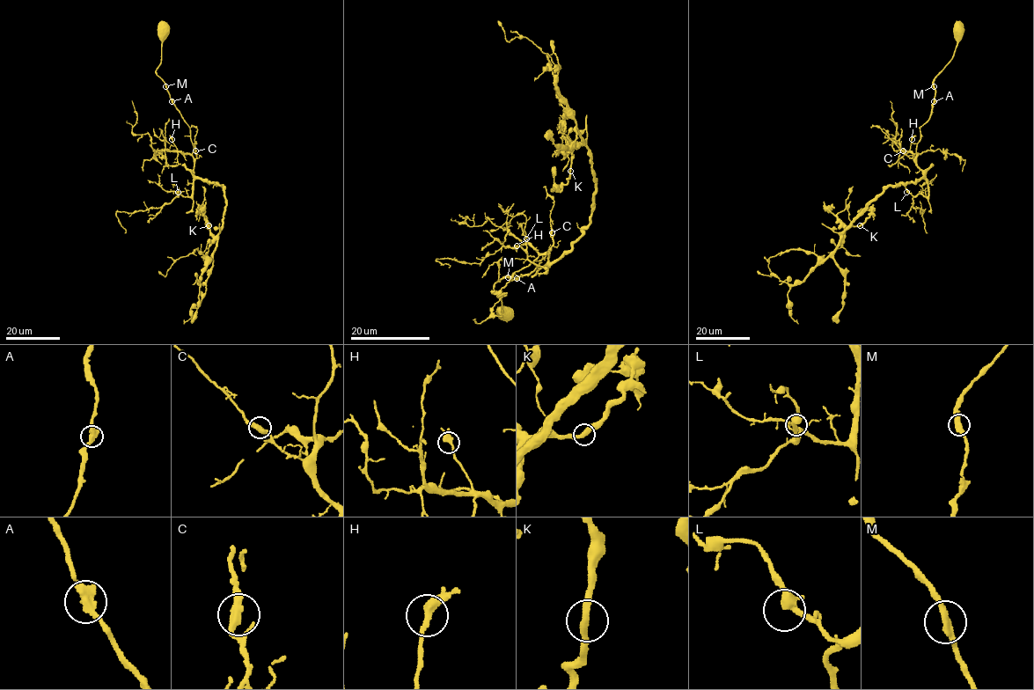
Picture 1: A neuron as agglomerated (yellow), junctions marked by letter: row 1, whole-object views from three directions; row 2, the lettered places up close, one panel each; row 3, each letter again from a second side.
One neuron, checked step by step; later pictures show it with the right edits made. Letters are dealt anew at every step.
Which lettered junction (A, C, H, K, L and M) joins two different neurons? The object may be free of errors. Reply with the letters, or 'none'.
none

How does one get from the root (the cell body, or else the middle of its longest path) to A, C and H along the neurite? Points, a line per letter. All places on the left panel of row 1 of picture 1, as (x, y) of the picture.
A: (163, 30), (162, 59), (156, 73), (165, 84), (172, 101)
C: (163, 30), (162, 59), (156, 73), (165, 84), (172, 101), (189, 128), (194, 158), (195, 150)
H: (163, 30), (162, 59), (156, 73), (165, 84), (172, 101), (189, 128), (193, 151), (180, 153), (172, 139)

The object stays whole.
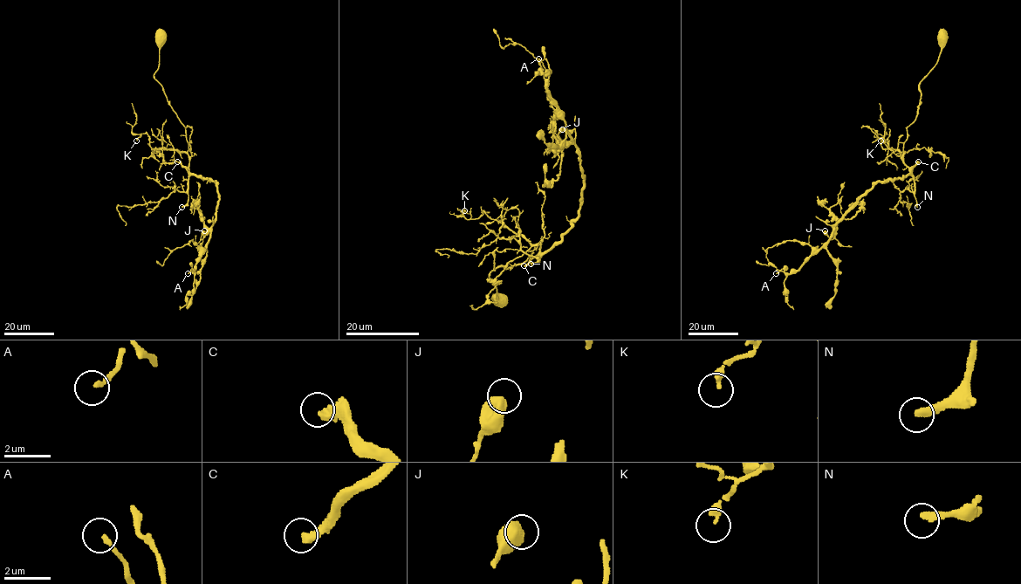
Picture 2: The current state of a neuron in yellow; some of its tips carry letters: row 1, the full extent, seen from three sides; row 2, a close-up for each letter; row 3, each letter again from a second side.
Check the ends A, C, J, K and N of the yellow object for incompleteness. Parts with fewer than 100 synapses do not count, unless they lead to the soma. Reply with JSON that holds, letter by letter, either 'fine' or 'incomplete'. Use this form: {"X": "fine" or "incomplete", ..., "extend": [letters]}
{"A": "fine", "C": "incomplete", "J": "fine", "K": "fine", "N": "fine", "extend": ["C"]}

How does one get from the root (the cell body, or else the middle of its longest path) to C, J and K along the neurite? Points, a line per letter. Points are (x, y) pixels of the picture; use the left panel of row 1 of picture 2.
C: (161, 37), (159, 65), (154, 78), (185, 127), (188, 143), (188, 166), (177, 161)
J: (161, 37), (159, 65), (154, 78), (185, 127), (188, 170), (215, 182), (216, 220), (202, 239), (204, 230)
K: (161, 37), (159, 65), (154, 78), (185, 127), (188, 150), (152, 148), (146, 133), (136, 140)

